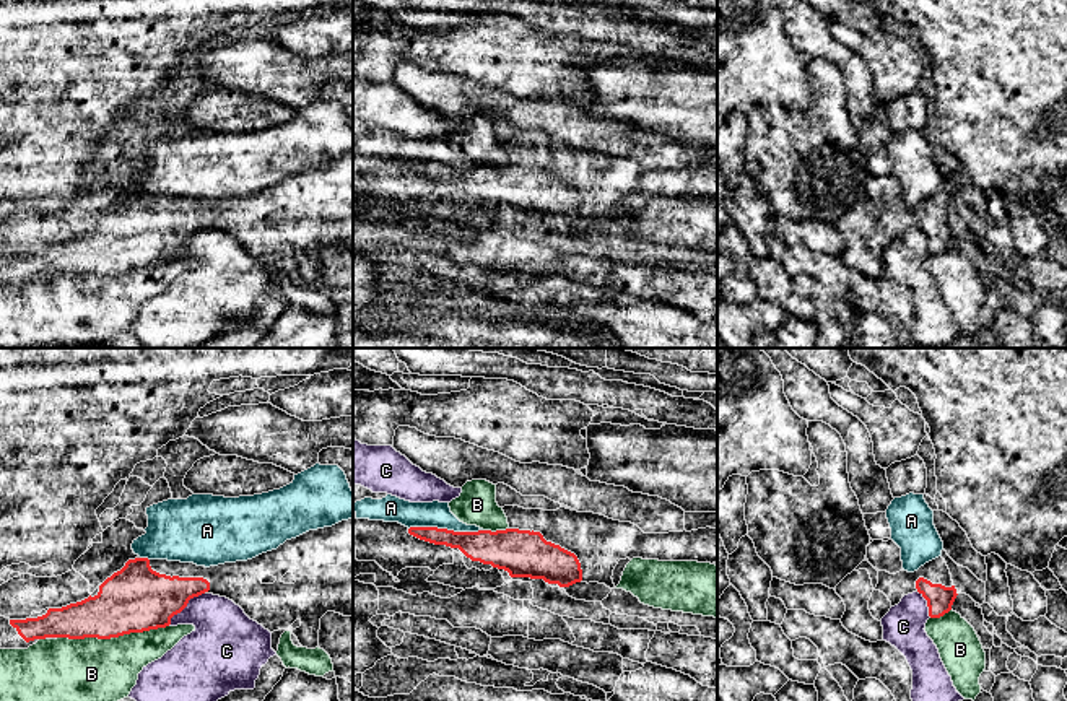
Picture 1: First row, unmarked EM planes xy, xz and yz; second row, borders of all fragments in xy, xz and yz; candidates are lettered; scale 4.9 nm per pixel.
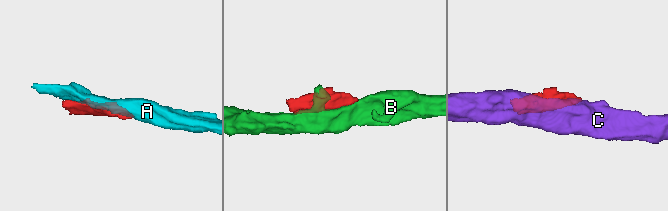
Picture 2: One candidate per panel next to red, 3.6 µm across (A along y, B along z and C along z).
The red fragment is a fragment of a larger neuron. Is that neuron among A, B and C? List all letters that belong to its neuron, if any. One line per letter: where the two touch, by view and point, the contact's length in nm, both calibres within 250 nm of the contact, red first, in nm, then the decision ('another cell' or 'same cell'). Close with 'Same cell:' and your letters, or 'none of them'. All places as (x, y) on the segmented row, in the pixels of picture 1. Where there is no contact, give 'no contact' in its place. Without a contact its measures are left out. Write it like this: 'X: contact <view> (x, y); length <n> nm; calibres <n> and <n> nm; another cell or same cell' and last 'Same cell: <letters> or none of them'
A: contact xz (446, 529); length 360 nm; calibres 160 and 130 nm; another cell
B: contact xy (113, 636); length 550 nm; calibres 320 and 320 nm; another cell
C: contact xy (184, 607); length 240 nm; calibres 320 and 300 nm; another cell
Same cell: none of them

